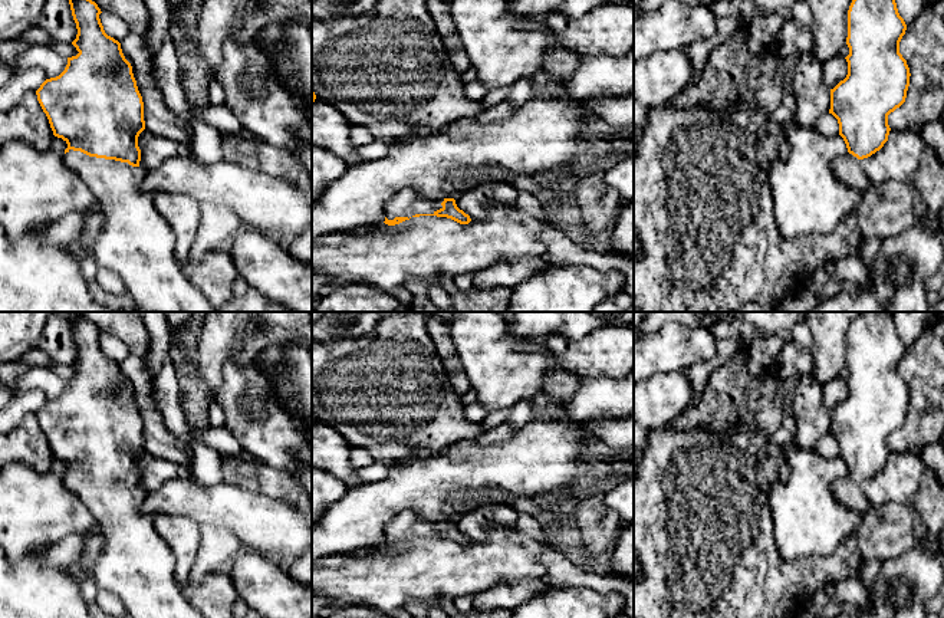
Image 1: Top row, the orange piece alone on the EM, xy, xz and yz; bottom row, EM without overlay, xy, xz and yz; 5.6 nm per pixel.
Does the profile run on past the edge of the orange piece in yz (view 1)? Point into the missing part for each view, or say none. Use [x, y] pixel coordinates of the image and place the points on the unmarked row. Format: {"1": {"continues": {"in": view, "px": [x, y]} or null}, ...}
{"1": {"continues": {"in": "yz", "px": [847, 489]}}}

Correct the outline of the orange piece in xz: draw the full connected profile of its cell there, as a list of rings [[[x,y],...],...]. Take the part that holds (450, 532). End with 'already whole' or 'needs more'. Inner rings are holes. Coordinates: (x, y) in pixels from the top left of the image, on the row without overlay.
[[[404,512],[387,527],[384,545],[395,548],[420,538],[447,539],[460,546],[471,543],[470,538],[457,529],[454,520],[425,520],[415,513]]] | needs more

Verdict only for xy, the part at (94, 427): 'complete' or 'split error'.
split error

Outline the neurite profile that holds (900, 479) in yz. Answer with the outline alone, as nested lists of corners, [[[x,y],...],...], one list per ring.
[[[891,451],[884,469],[871,479],[861,481],[861,489],[871,506],[888,502],[908,504],[922,484],[925,469],[920,454]]]

